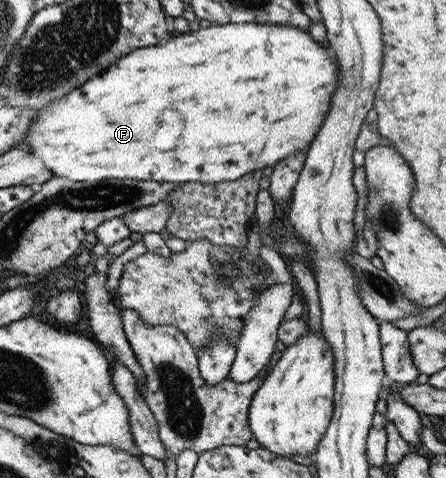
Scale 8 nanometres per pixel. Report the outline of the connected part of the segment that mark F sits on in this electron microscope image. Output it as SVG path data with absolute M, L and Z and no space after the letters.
M244 23L244 24L214 24L207 28L199 28L197 31L187 31L186 33L181 34L180 36L173 36L165 38L162 42L157 45L139 47L130 51L127 55L119 58L119 61L115 61L115 65L107 67L107 75L99 75L99 77L93 77L89 79L87 83L79 85L75 91L67 93L63 99L59 101L53 101L51 105L47 105L45 109L39 111L39 115L31 121L31 127L28 127L29 131L26 131L25 137L21 140L19 148L23 151L29 151L29 153L35 153L39 155L43 163L47 163L46 167L51 169L53 176L61 176L68 179L71 183L73 182L82 182L82 181L95 181L100 179L134 179L141 181L152 181L152 182L171 182L182 184L185 182L195 182L199 183L217 183L221 181L235 181L238 177L245 175L249 172L259 172L263 167L272 167L281 159L289 157L295 152L306 152L311 144L312 139L314 138L315 131L319 131L323 120L325 120L325 114L329 111L329 99L331 99L331 93L333 89L337 87L337 65L335 65L335 57L329 55L329 49L331 47L325 47L325 45L319 45L319 43L313 41L309 33L305 30L299 29L298 27L290 26L289 24L256 24L256 23Z

